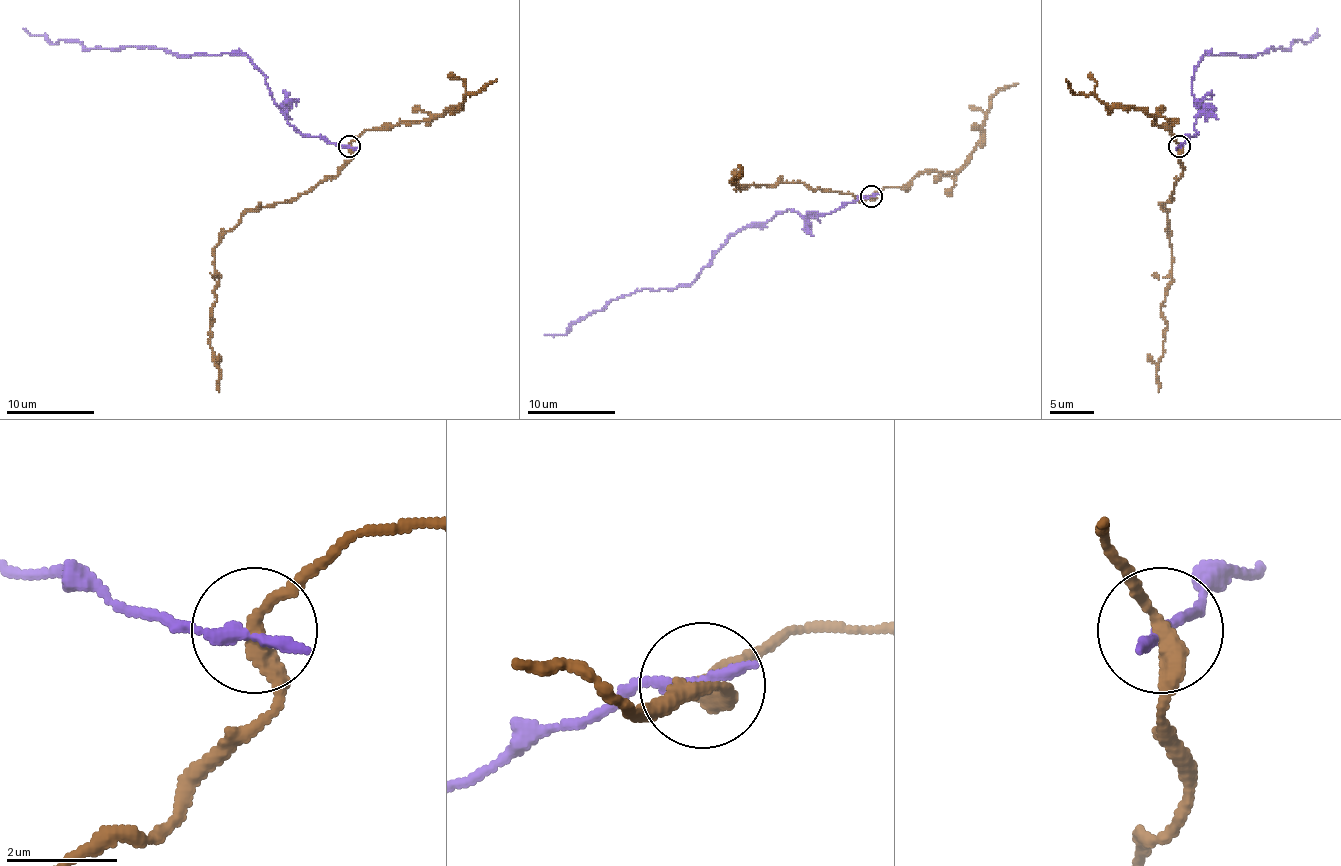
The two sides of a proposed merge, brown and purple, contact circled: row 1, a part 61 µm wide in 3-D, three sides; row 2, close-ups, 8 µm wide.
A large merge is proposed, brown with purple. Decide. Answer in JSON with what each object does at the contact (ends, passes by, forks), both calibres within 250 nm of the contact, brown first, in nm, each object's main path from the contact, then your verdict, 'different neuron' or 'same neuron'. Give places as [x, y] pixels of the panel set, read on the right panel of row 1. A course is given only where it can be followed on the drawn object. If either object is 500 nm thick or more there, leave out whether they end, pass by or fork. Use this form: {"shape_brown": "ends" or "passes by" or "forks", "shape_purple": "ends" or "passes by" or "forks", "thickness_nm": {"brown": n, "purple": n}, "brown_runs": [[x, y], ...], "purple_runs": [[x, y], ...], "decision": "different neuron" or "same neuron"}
{"shape_brown": "passes by", "shape_purple": "ends", "thickness_nm": {"brown": 280, "purple": 300}, "brown_runs": [[1178, 145], [1183, 174], [1165, 202], [1172, 284], [1161, 308], [1167, 330], [1158, 392]], "purple_runs": [[1178, 145], [1196, 134], [1191, 77], [1205, 55], [1288, 48], [1299, 39], [1306, 44], [1317, 28]], "decision": "different neuron"}

